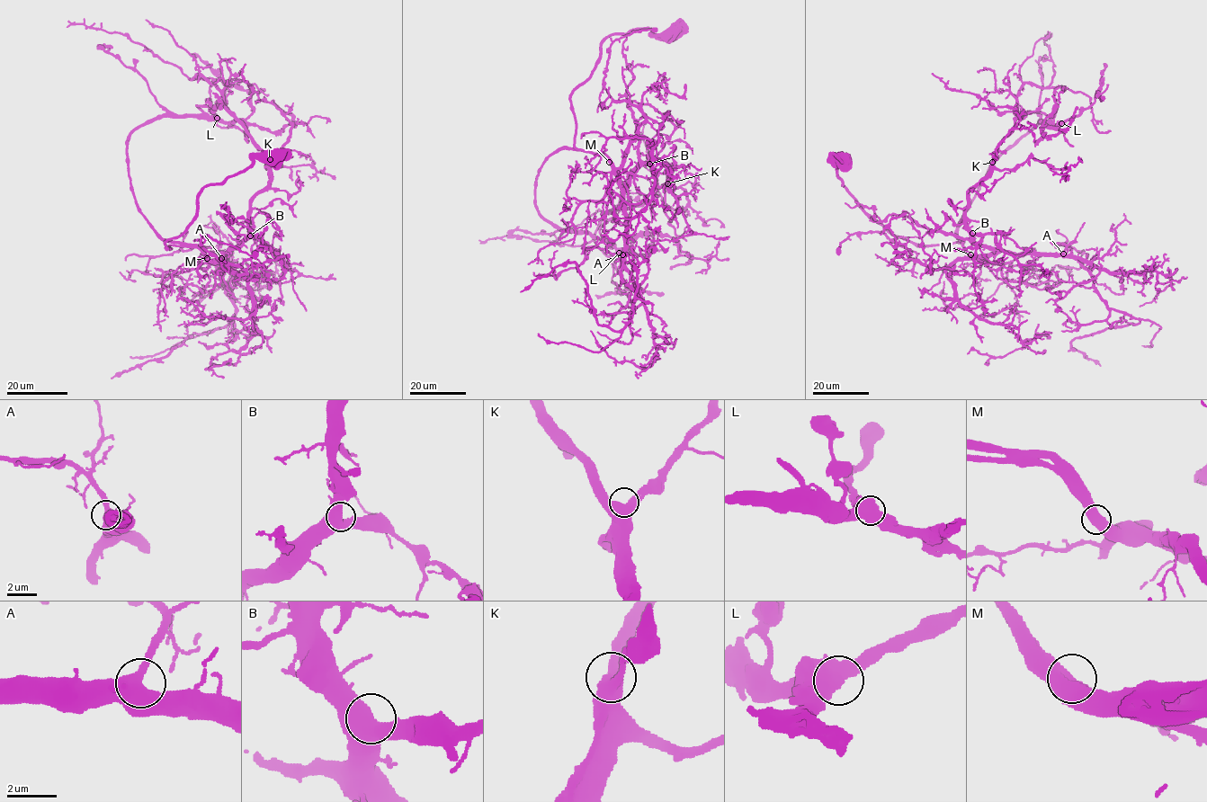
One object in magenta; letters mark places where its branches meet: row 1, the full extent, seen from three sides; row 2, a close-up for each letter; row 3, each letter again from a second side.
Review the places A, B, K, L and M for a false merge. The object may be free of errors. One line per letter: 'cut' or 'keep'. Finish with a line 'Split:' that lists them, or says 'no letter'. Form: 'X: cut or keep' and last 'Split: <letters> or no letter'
A: keep
B: keep
K: keep
L: keep
M: keep
Split: no letter

